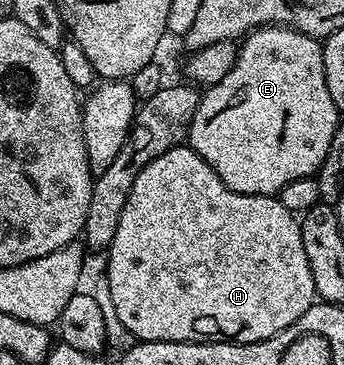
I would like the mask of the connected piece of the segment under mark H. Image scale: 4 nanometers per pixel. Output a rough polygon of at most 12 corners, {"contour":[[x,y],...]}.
{"contour":[[187,144],[107,256],[141,342],[260,342],[317,298],[300,219]]}

